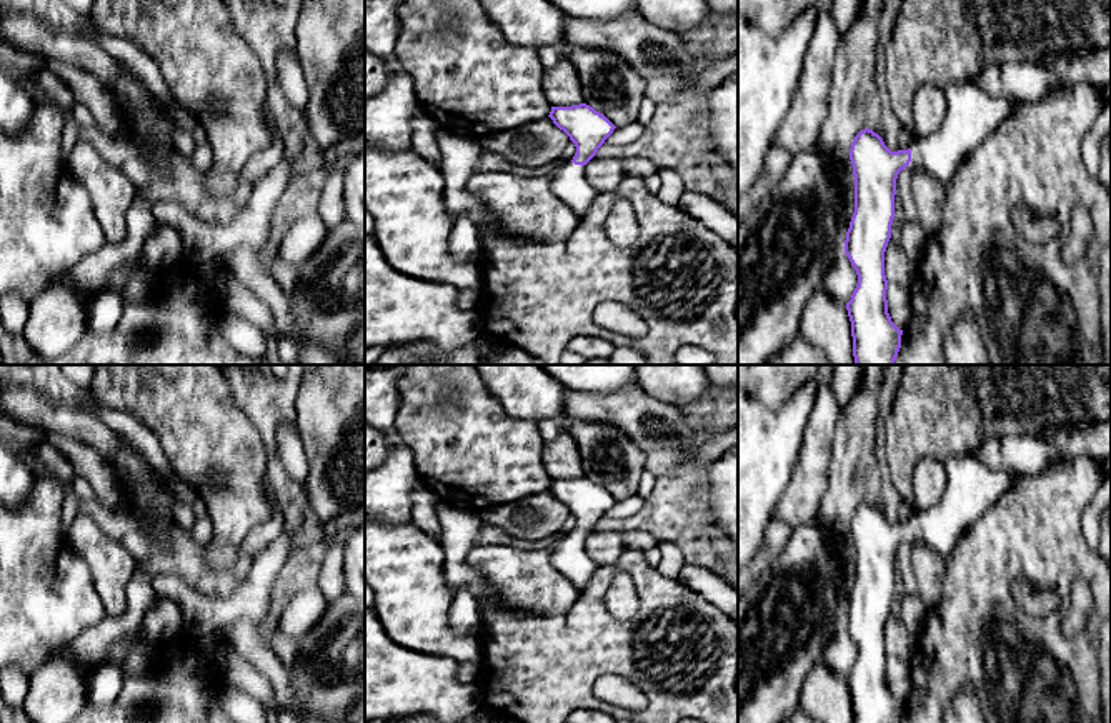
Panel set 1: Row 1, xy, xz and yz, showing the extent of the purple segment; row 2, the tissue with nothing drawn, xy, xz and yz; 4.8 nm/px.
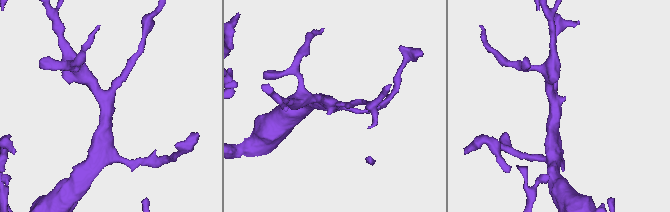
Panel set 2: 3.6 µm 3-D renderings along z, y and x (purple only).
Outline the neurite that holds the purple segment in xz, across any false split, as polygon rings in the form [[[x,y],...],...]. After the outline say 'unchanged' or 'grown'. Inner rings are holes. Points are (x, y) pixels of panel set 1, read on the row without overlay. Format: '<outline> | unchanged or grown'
[[[586,476],[551,480],[548,488],[576,520],[571,535],[565,535],[551,553],[555,568],[581,591],[593,578],[600,563],[586,551],[586,536],[616,501],[603,486]]] | grown

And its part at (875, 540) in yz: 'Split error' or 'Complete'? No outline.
Split error

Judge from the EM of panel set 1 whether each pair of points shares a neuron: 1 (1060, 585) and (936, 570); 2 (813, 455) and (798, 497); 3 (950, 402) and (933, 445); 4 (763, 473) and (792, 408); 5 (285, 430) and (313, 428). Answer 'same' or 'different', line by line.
1: different
2: same
3: same
4: same
5: different

